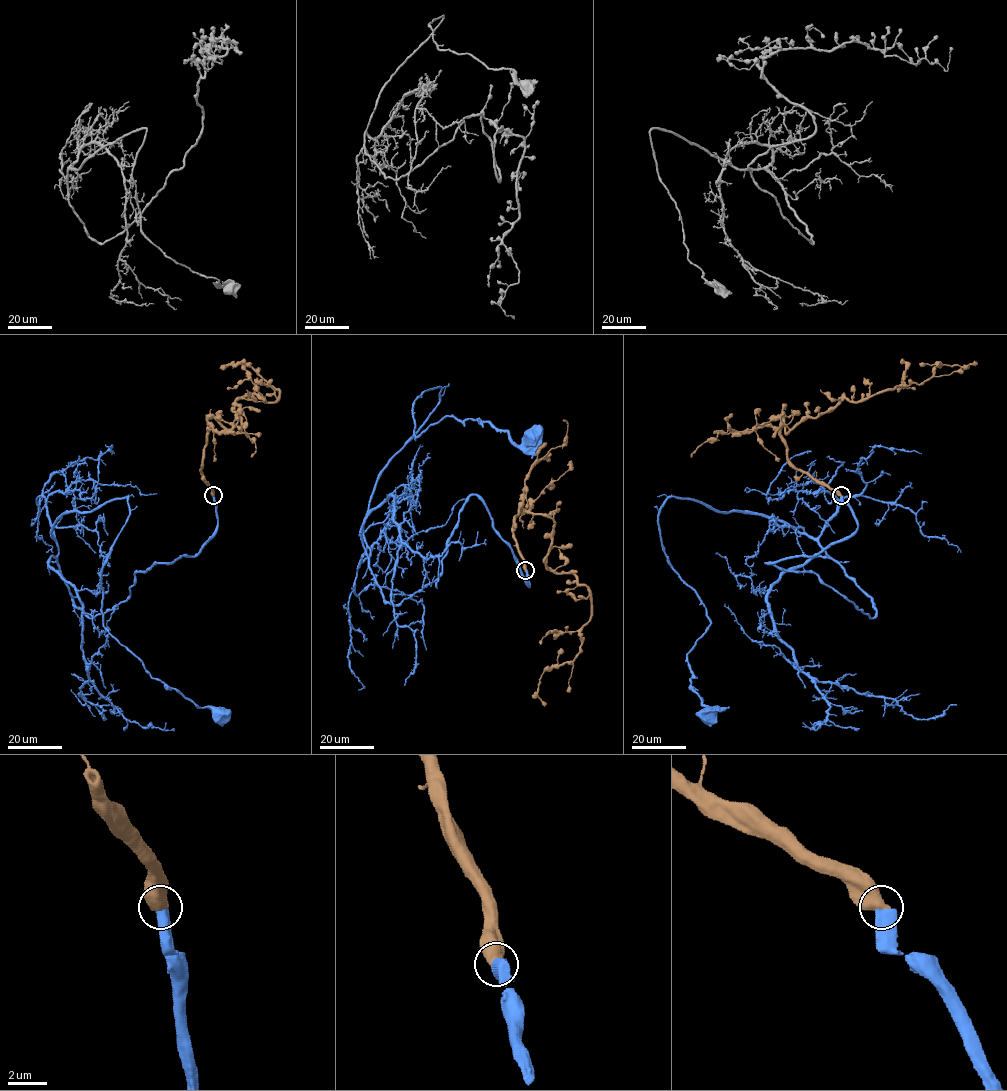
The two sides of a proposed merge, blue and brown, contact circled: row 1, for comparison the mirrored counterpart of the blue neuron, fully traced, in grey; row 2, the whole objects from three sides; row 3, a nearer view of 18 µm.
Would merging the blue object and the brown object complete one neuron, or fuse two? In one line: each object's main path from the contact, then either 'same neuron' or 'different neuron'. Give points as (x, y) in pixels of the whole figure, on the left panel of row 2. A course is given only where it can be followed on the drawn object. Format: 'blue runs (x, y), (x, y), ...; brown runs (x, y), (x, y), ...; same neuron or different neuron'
blue runs (213, 496), (200, 551), (137, 572), (91, 617), (51, 535), (62, 515), (127, 497), (102, 625), (219, 715); brown runs (213, 495), (201, 472), (208, 419), (237, 432), (236, 401), (278, 397), (244, 364), (225, 366), (233, 362); same neuron

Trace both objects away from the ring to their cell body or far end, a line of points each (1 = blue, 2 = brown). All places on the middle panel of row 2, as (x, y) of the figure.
1: (525, 570), (471, 495), (442, 572), (391, 604), (363, 529), (425, 390), (414, 439), (447, 416), (531, 434)
2: (525, 570), (519, 510), (549, 516), (546, 566), (590, 598), (577, 656), (539, 680), (545, 706)

